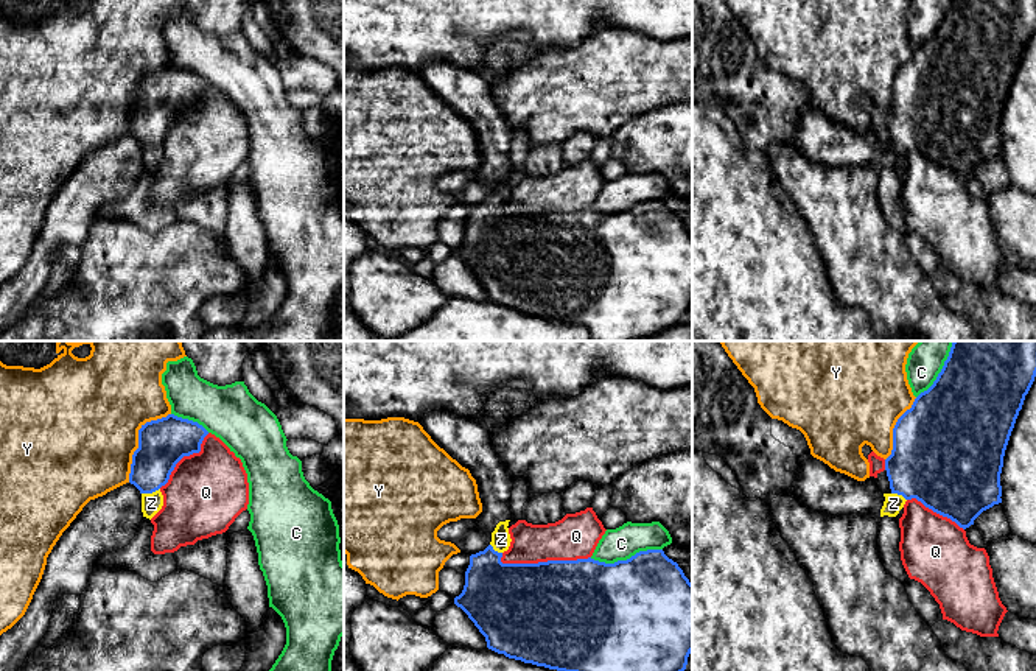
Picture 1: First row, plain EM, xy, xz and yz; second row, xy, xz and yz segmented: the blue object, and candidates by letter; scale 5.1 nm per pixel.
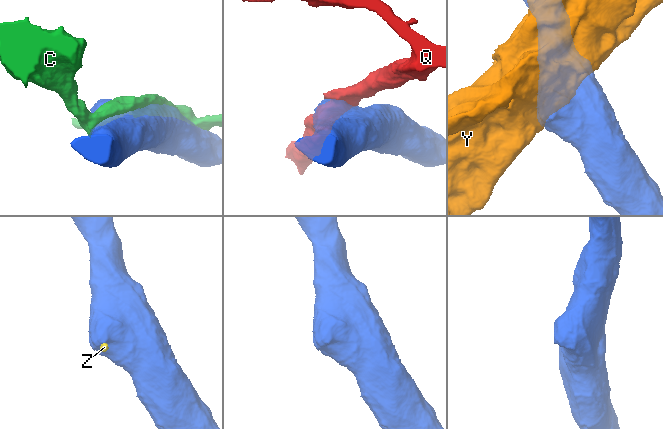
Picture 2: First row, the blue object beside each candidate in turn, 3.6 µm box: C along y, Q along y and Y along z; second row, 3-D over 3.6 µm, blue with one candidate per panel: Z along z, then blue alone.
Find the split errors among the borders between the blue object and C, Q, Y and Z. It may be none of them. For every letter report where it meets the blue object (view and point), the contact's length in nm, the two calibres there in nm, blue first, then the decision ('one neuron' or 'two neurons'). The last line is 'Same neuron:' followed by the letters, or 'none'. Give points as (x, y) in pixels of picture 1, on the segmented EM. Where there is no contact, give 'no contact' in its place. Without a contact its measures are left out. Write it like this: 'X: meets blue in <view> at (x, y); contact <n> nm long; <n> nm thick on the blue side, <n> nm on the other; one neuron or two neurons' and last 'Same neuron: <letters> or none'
C: meets blue in xz at (627, 559); contact 380 nm long; 500 nm thick on the blue side, 170 nm on the other; two neurons
Q: meets blue in xz at (545, 562); contact 480 nm long; 500 nm thick on the blue side, 240 nm on the other; two neurons
Y: meets blue in xy at (139, 441); contact 420 nm long; 240 nm thick on the blue side, 480 nm on the other; two neurons
Z: meets blue in xy at (150, 492); contact 100 nm long; 240 nm thick on the blue side, 110 nm on the other; one neuron
Same neuron: Z

